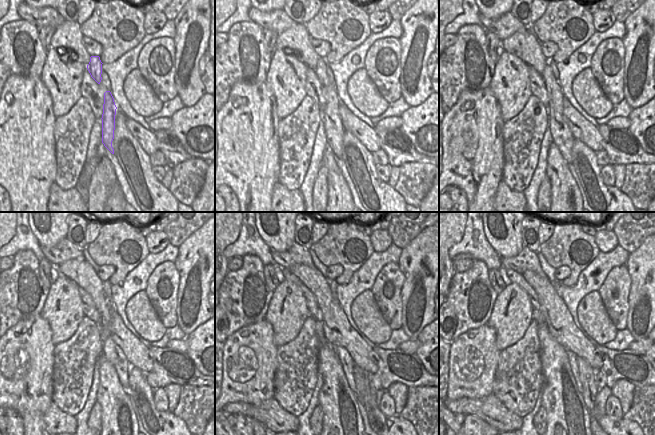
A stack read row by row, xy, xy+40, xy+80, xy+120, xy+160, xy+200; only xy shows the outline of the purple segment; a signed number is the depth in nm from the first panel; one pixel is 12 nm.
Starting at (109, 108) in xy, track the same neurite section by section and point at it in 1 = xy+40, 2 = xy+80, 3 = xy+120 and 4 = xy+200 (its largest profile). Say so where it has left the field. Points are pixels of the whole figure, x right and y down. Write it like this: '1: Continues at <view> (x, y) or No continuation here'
1: Continues at xy+40 (335, 130)
2: Continues at xy+80 (562, 137)
3: Continues at xy+120 (110, 351)
4: Continues at xy+200 (572, 358)

